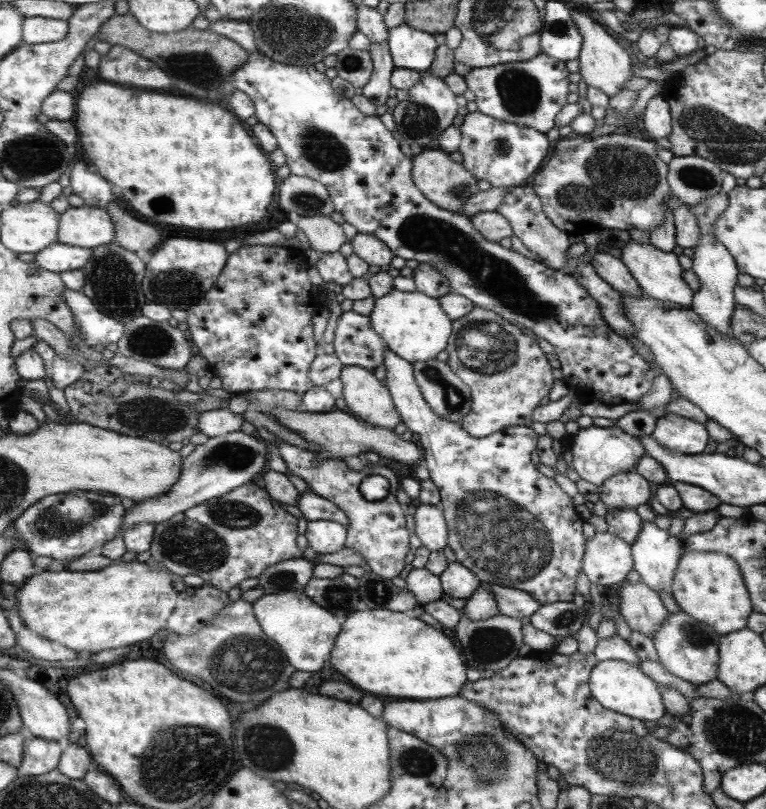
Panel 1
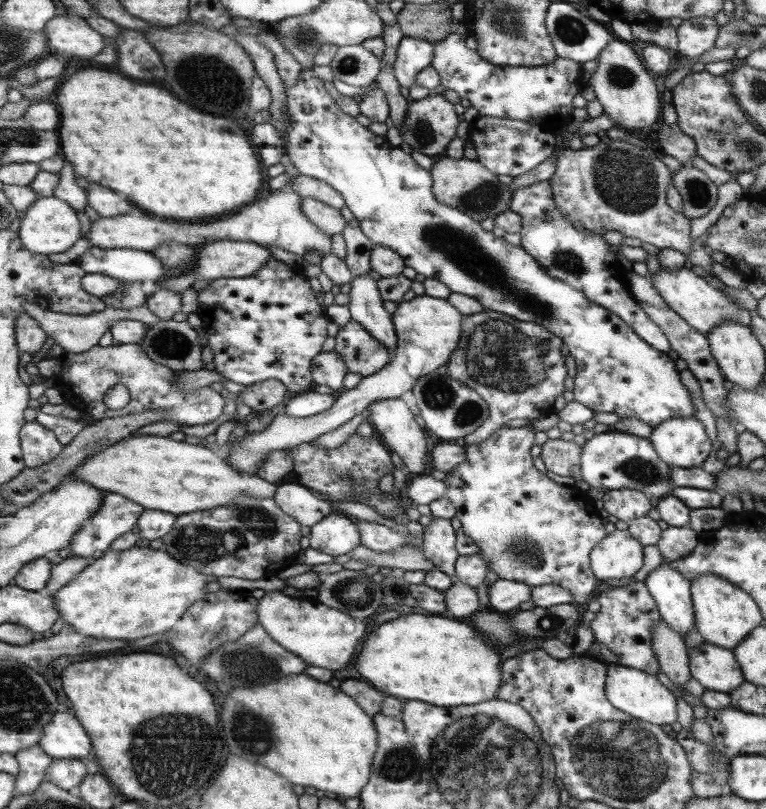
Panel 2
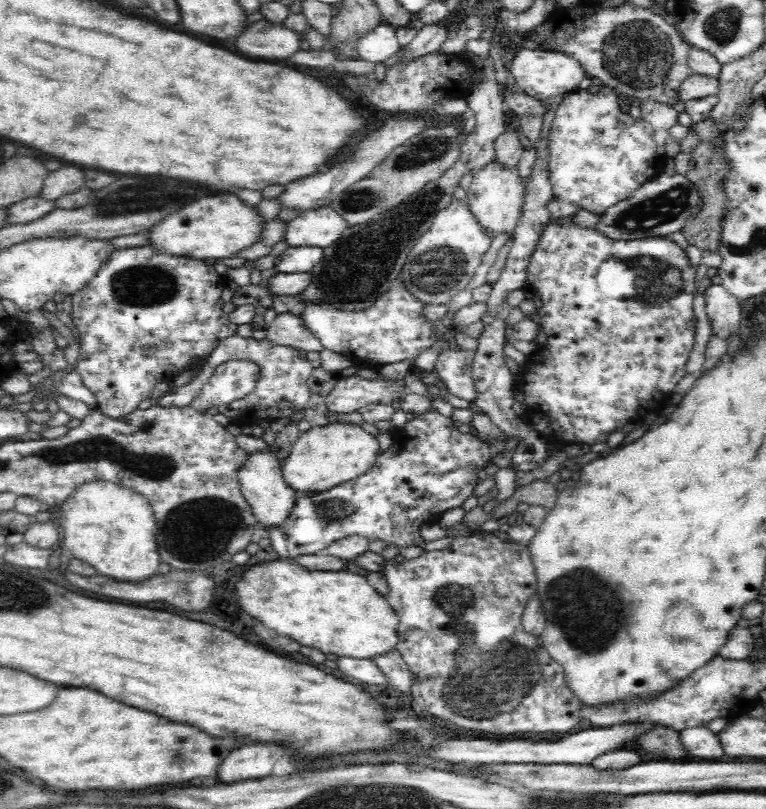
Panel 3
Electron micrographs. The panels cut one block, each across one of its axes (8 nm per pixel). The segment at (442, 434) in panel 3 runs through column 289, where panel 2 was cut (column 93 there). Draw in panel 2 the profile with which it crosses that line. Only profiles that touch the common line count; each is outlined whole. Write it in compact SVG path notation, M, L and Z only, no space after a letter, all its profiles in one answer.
M105 492L103 498L103 508L97 512L96 516L91 516L89 520L85 520L83 528L73 536L73 542L65 550L65 554L83 558L90 558L95 562L97 558L105 556L105 553L111 549L113 541L125 535L135 524L135 520L139 518L144 508L140 504L126 499L117 493Z

